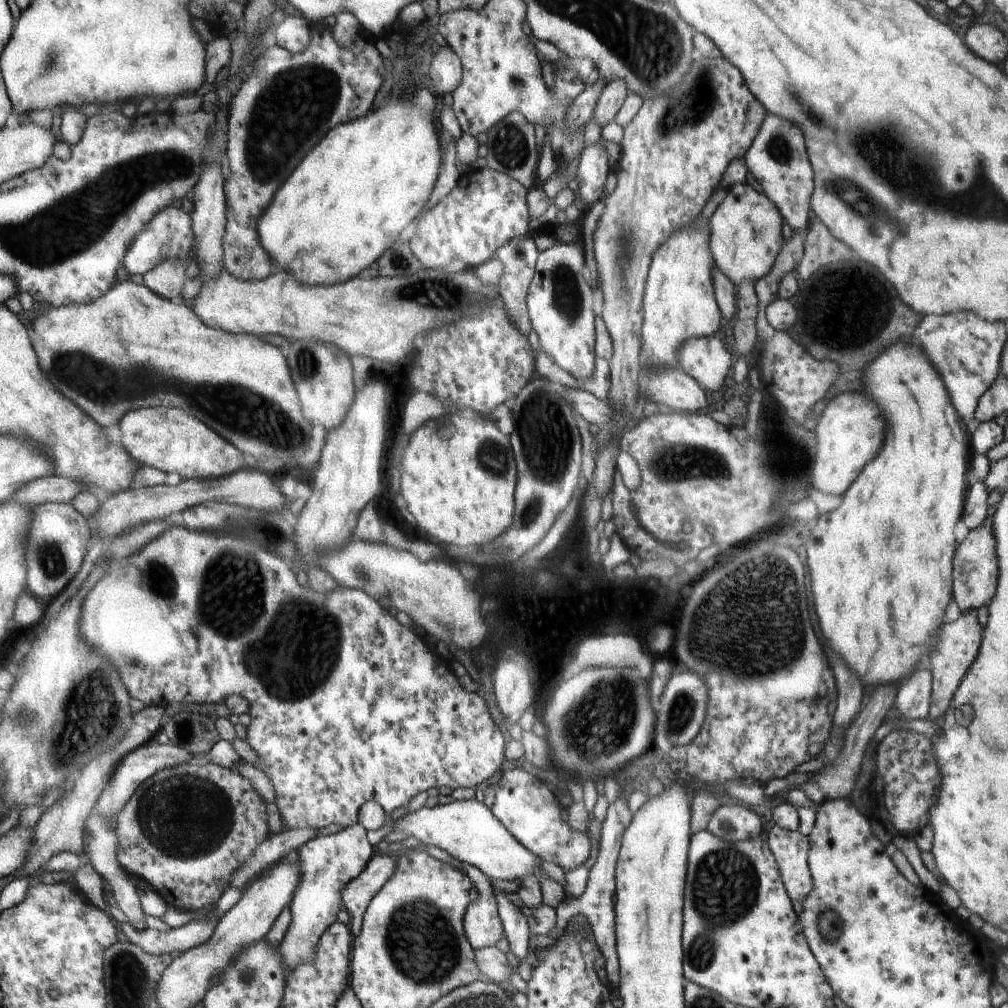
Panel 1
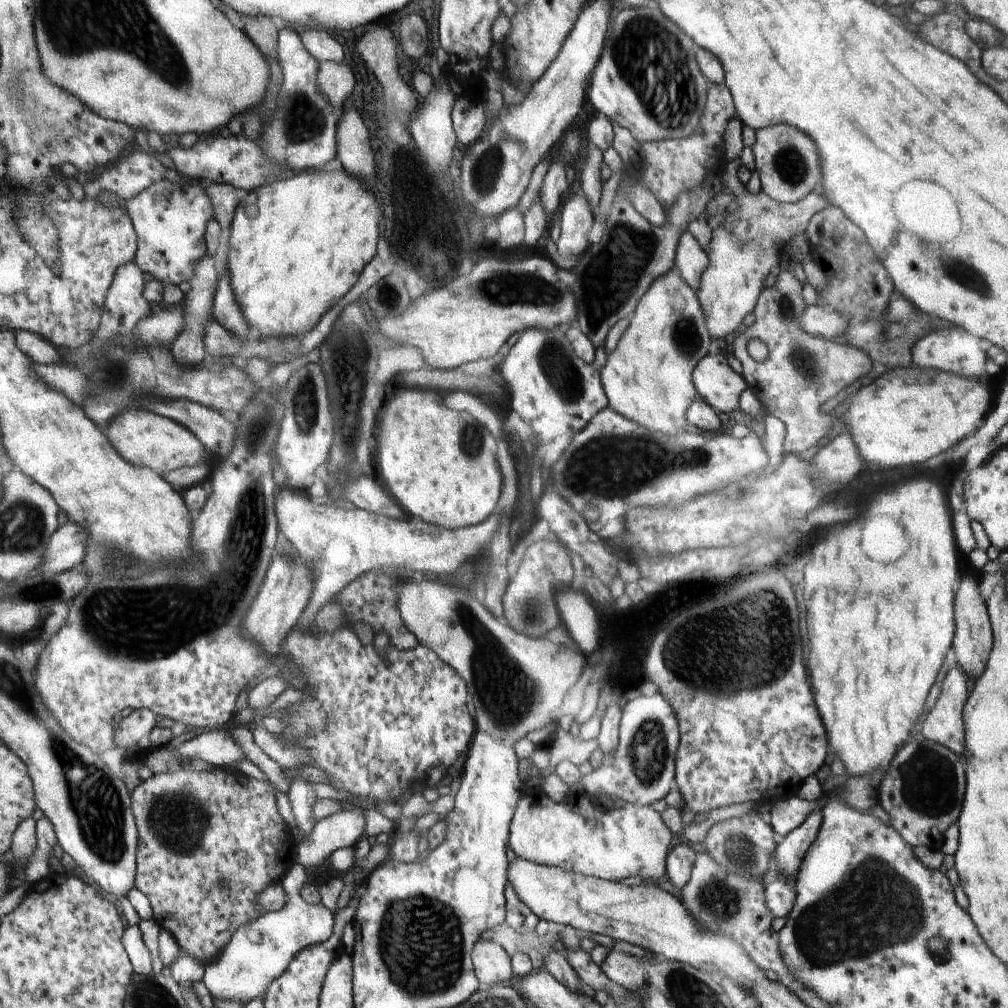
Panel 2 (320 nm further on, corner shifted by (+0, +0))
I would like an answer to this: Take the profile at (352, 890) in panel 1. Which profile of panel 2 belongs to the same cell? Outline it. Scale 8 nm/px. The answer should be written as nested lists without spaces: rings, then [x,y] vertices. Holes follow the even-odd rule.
[[[300,862],[282,878],[286,892],[286,906],[282,910],[262,912],[256,920],[250,920],[238,928],[228,946],[218,958],[204,962],[203,984],[213,998],[230,1002],[249,1003],[267,992],[268,986],[276,979],[304,948],[322,944],[332,935],[334,911],[320,904],[309,904],[301,898],[301,883],[307,877]]]

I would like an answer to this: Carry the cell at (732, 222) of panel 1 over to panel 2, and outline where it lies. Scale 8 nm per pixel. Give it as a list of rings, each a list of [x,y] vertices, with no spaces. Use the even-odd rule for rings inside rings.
[[[729,161],[721,175],[722,191],[736,197],[719,217],[716,228],[712,228],[708,268],[700,278],[698,299],[706,317],[707,331],[712,338],[724,338],[732,334],[740,322],[755,310],[758,294],[765,289],[766,279],[780,267],[782,248],[792,236],[805,236],[812,216],[830,204],[820,192],[806,196],[796,203],[774,201],[762,191],[752,194],[739,180],[738,170],[742,162]]]

